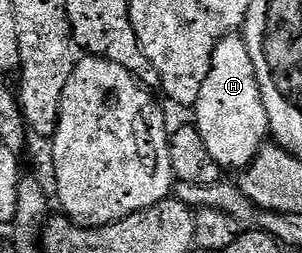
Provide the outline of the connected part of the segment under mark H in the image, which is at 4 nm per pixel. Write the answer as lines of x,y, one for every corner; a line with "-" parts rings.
241,34
226,36
212,50
208,78
204,78
204,86
200,86
200,98
193,104
192,112
204,146
208,146
212,158
216,158
222,169
246,170
258,159
258,152
267,143
270,123
246,39

